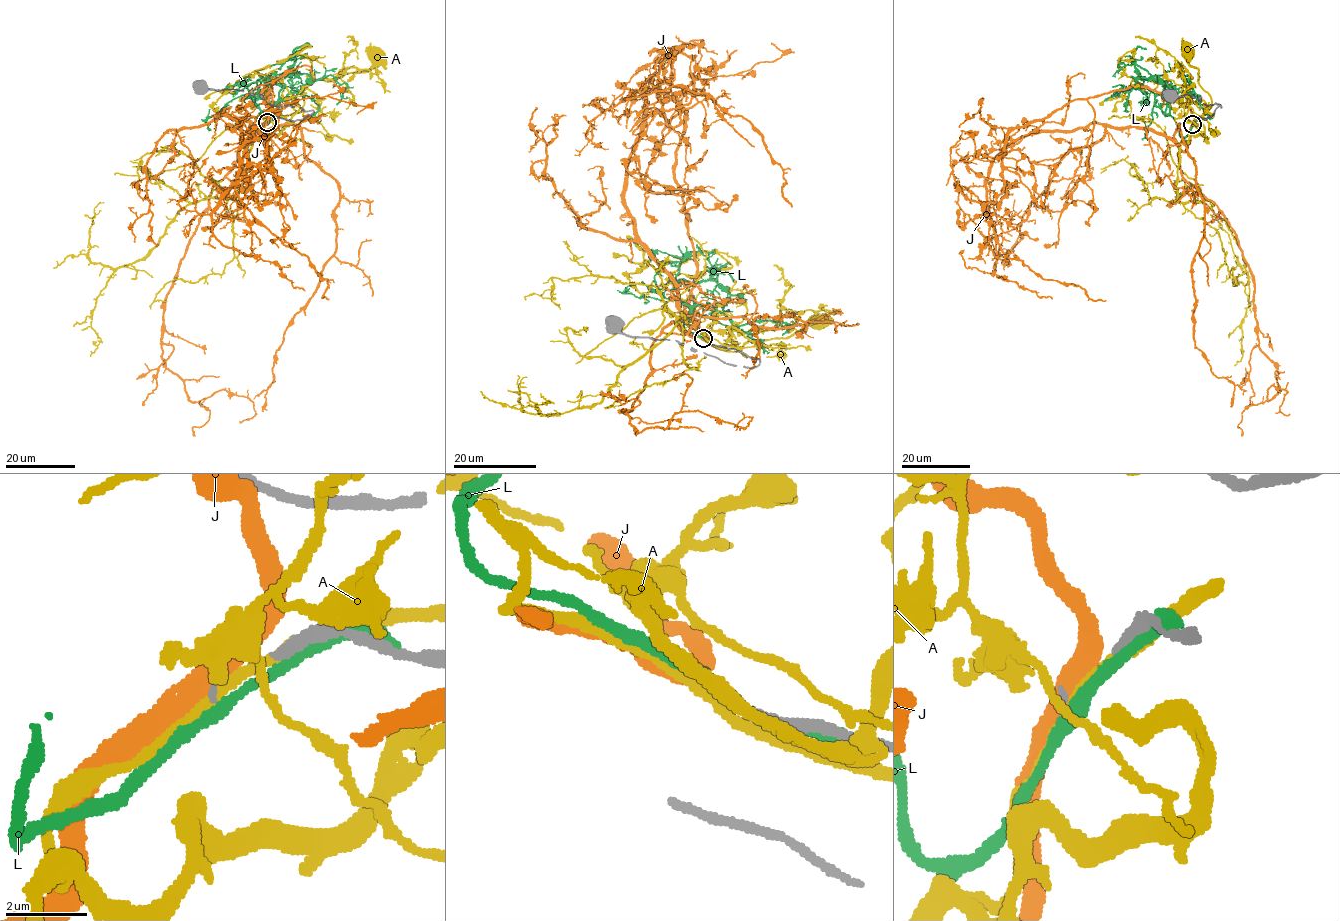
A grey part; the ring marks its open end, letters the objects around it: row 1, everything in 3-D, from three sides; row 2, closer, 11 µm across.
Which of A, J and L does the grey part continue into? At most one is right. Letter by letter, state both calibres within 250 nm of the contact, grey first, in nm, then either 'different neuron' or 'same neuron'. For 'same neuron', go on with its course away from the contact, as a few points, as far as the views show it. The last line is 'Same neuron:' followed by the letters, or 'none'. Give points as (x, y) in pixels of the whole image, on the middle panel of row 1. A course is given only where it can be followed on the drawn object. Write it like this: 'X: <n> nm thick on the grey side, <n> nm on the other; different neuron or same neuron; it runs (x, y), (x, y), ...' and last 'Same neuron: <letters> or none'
A: 90 nm thick on the grey side, 280 nm on the other; different neuron
J: 90 nm thick on the grey side, 480 nm on the other; different neuron
L: 90 nm thick on the grey side, 260 nm on the other; different neuron
Same neuron: none

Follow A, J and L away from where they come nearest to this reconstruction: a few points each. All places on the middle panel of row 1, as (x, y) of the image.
A: (703, 338), (745, 356), (741, 349), (749, 341), (786, 338), (818, 321)
J: (703, 338), (681, 328), (676, 282), (624, 199), (644, 89), (706, 95), (744, 118), (780, 166), (791, 207)
L: (703, 338), (684, 323), (696, 305), (714, 308), (699, 314), (687, 286), (714, 280), (729, 309)

